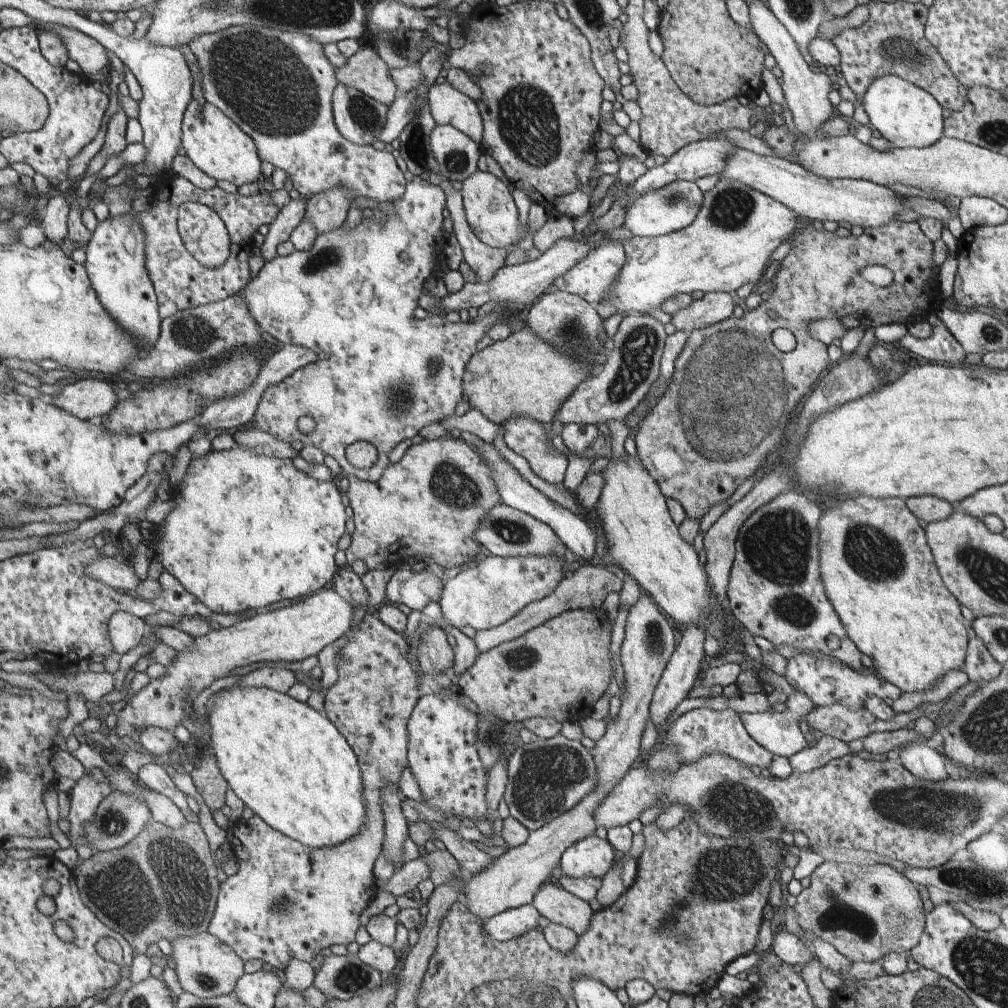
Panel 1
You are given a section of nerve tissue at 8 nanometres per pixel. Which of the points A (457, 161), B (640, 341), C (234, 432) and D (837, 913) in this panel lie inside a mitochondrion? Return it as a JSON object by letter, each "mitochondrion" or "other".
{"A":"mitochondrion","B":"mitochondrion","C":"other","D":"mitochondrion"}

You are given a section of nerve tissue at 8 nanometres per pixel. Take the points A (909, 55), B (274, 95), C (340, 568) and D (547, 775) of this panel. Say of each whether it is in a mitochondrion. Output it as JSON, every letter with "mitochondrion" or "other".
{"A":"mitochondrion","B":"mitochondrion","C":"other","D":"mitochondrion"}

